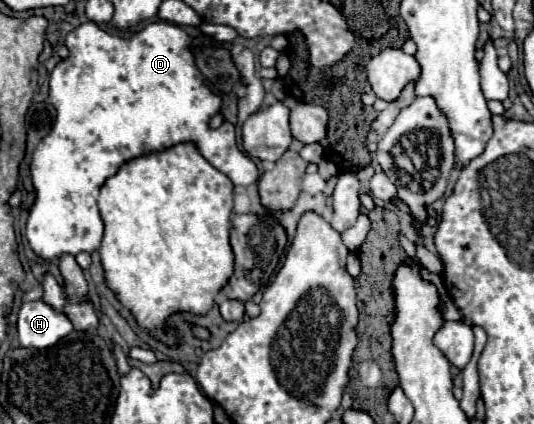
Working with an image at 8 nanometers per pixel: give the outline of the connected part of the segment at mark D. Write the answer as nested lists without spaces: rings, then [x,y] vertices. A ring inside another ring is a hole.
[[[87,22],[87,24],[81,24],[79,28],[75,28],[73,32],[67,34],[65,38],[65,46],[69,50],[69,56],[65,60],[61,60],[53,72],[51,72],[51,92],[49,92],[49,100],[51,104],[55,106],[57,110],[57,120],[55,120],[55,126],[51,128],[51,132],[37,144],[35,152],[33,152],[33,158],[31,158],[31,178],[33,178],[33,186],[35,186],[35,204],[31,206],[29,210],[29,220],[27,220],[27,240],[33,248],[33,252],[45,260],[53,260],[53,258],[59,258],[61,254],[73,254],[77,256],[79,252],[93,252],[99,248],[99,242],[103,238],[103,222],[99,218],[99,210],[97,210],[97,196],[99,196],[99,188],[103,186],[103,182],[113,176],[119,166],[135,156],[141,156],[145,152],[153,152],[153,150],[161,150],[161,148],[169,148],[177,142],[197,142],[199,146],[199,152],[217,168],[221,170],[223,174],[227,174],[231,178],[233,184],[239,184],[239,186],[249,186],[253,182],[257,182],[257,166],[253,164],[253,160],[239,150],[237,146],[237,140],[235,140],[235,128],[233,124],[225,122],[221,124],[217,130],[209,130],[209,120],[219,112],[219,106],[221,106],[221,98],[211,94],[205,86],[203,86],[203,76],[199,74],[199,70],[195,68],[193,64],[193,52],[189,50],[189,44],[191,44],[191,38],[175,24],[169,24],[169,22],[151,22],[147,24],[143,30],[135,32],[131,38],[119,38],[119,36],[113,36],[113,34],[107,34],[105,30],[101,30],[95,22]]]

